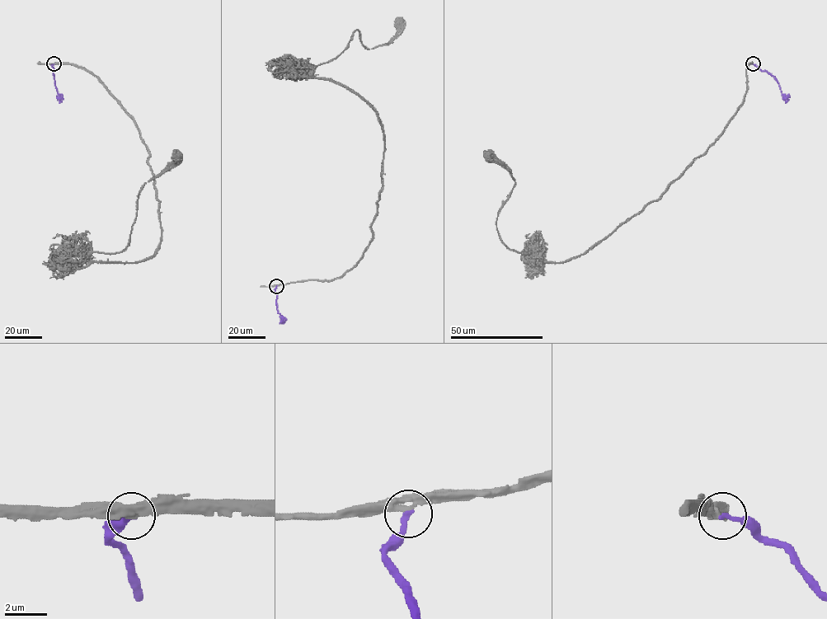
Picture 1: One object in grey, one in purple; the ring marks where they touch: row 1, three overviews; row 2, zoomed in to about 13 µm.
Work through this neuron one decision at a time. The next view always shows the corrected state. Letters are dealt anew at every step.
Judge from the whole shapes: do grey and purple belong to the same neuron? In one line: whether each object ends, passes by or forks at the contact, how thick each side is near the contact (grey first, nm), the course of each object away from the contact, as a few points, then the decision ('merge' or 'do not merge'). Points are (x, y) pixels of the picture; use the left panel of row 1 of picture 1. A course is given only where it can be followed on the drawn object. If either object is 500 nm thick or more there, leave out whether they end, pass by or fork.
grey passes by; purple ends; calibres 400 and 240 nm; course grey (54, 63), (92, 72), (133, 119), (159, 201), (153, 255), (91, 261), (125, 249), (142, 187), (176, 157); course purple (54, 63), (54, 83), (59, 103); merge

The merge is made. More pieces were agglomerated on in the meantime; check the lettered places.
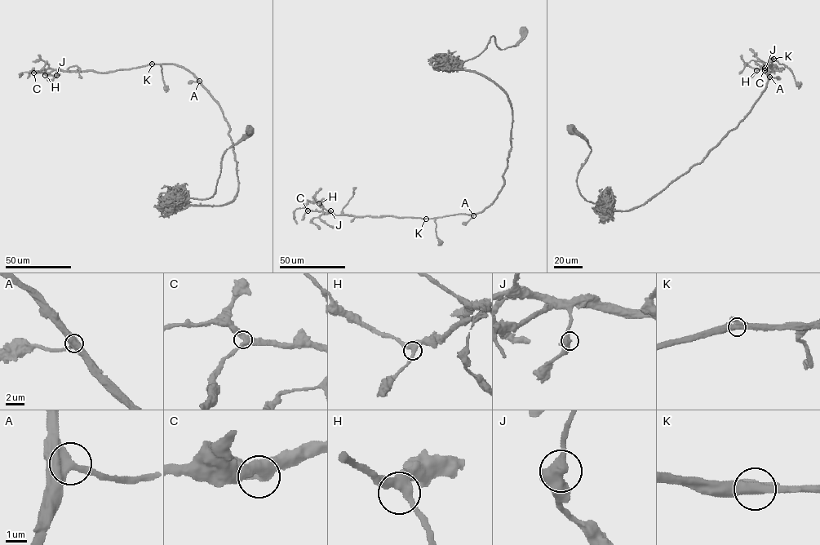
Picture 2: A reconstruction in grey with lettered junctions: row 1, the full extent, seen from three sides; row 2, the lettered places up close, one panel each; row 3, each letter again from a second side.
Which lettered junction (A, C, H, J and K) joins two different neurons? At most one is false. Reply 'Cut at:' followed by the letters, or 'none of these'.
Cut at: none of these

